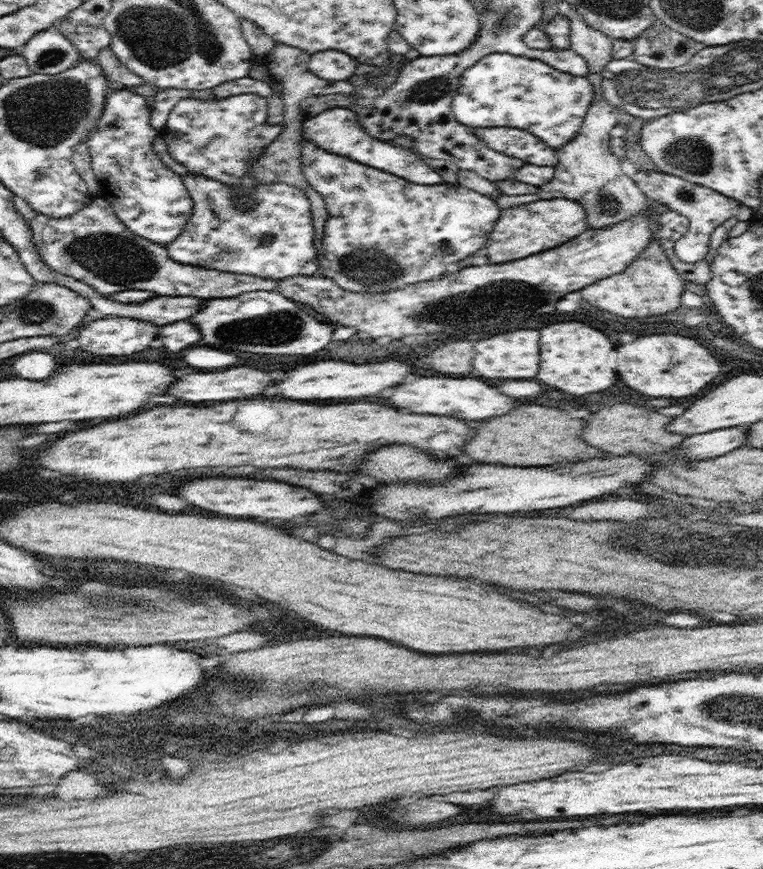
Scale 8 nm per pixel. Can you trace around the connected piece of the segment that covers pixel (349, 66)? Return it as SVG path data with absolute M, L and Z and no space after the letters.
M328 49L311 55L308 68L320 78L345 81L354 74L359 62L344 52Z

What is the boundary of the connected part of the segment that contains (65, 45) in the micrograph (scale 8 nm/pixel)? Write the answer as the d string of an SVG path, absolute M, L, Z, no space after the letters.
M52 26L38 32L21 52L29 69L36 74L55 75L77 65L81 60L79 50Z

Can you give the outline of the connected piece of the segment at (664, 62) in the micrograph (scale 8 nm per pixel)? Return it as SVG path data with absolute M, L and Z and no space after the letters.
M658 19L633 43L632 58L657 69L673 69L686 64L701 46L694 39L661 24Z

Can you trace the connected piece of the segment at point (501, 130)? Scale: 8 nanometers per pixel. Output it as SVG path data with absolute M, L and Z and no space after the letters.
M512 127L474 128L474 132L487 147L523 160L524 164L558 166L556 150L531 132Z

